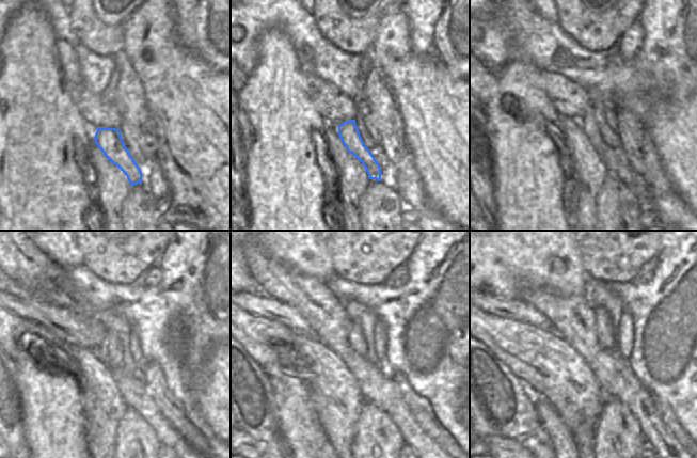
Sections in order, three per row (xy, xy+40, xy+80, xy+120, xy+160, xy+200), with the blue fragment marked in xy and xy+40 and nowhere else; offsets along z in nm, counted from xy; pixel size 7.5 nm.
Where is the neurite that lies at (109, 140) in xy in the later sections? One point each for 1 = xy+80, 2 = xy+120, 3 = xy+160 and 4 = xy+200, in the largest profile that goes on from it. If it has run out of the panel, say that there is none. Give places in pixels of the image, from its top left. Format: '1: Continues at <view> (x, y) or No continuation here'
1: Continues at xy+80 (588, 122)
2: Continues at xy+120 (112, 345)
3: Continues at xy+160 (359, 343)
4: Continues at xy+200 (602, 318).

